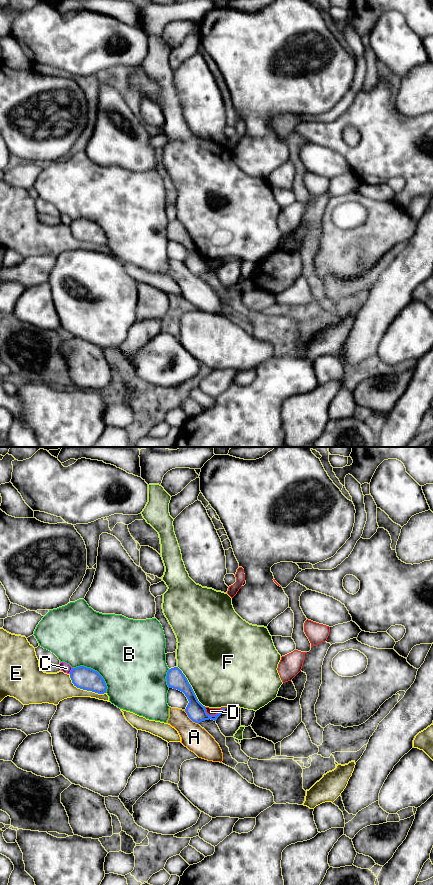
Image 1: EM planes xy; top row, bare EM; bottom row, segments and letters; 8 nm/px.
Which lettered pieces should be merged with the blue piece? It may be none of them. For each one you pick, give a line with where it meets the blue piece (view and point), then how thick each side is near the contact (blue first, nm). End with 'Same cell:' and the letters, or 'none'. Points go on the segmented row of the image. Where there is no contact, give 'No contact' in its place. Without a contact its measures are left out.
Same cell: none

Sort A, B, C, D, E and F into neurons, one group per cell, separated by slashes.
A / B / C / D / E / F

